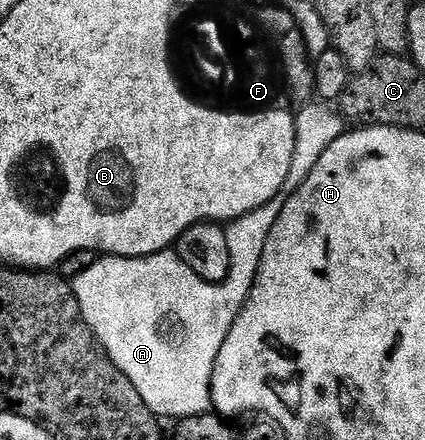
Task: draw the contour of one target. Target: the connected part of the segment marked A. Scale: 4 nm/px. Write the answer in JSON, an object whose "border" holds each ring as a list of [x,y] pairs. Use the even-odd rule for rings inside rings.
{"border":[[[326,104],[304,106],[295,120],[296,152],[292,156],[292,168],[288,168],[288,180],[284,180],[284,188],[268,204],[256,208],[256,212],[248,212],[235,222],[225,227],[230,241],[230,275],[224,282],[205,282],[180,260],[177,253],[163,252],[147,258],[99,257],[80,276],[72,280],[74,295],[80,304],[80,312],[84,320],[92,328],[92,332],[100,340],[100,344],[108,352],[110,359],[132,380],[132,388],[140,392],[144,404],[159,419],[198,418],[202,414],[211,413],[212,376],[216,368],[216,356],[220,356],[220,348],[224,340],[228,340],[228,332],[238,313],[248,300],[252,284],[256,280],[256,272],[260,268],[260,256],[264,256],[264,244],[268,244],[268,232],[276,224],[280,212],[284,212],[284,204],[308,180],[312,168],[316,168],[316,160],[332,148],[332,144],[344,133],[344,119],[337,109]]]}

